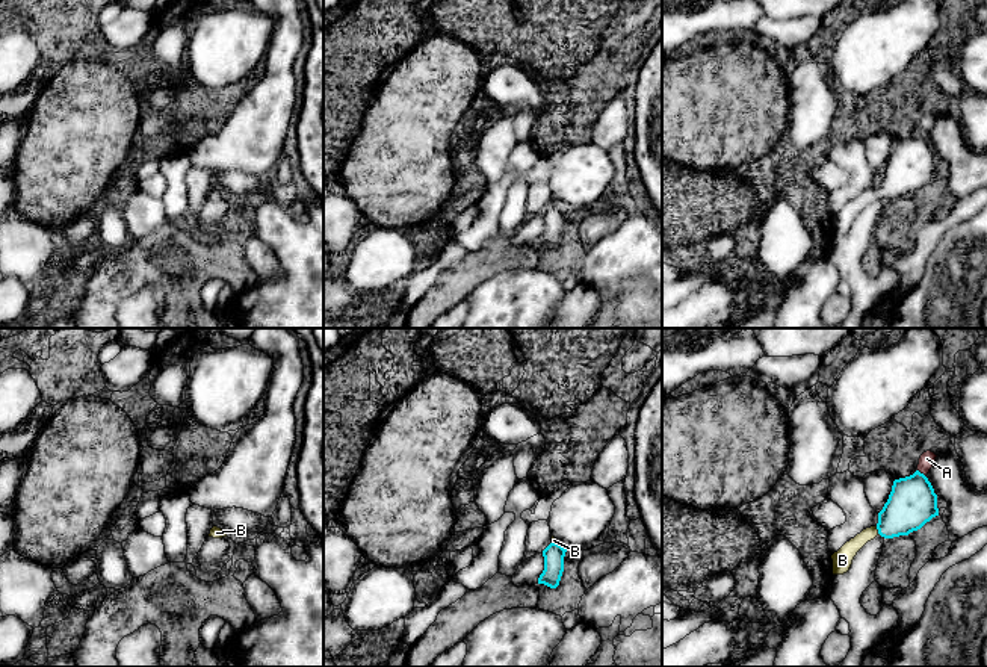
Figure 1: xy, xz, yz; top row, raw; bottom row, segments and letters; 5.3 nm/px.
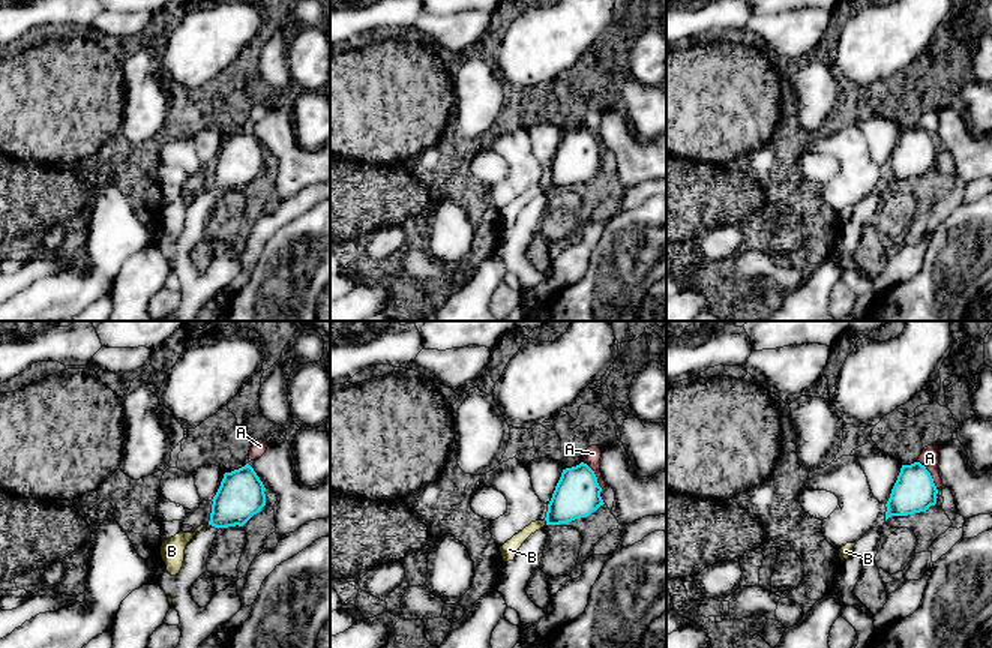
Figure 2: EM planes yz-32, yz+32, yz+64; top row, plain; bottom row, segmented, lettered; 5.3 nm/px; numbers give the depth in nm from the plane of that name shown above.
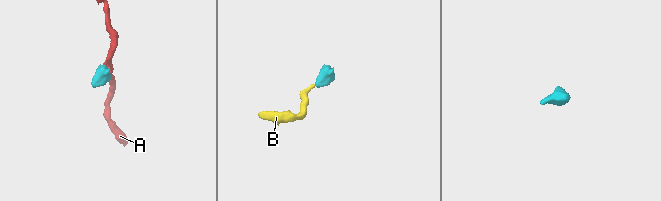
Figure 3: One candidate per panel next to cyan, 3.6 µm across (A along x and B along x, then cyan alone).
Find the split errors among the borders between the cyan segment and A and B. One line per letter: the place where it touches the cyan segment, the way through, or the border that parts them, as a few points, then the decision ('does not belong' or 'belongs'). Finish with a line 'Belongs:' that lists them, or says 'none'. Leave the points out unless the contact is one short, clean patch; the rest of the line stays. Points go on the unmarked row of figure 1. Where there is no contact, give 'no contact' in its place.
A: meets cyan in yz at (922, 135); border along yz (918, 130), (925, 138); does not belong
B: meets cyan in yz at (878, 192); runs through yz (912, 164), (887, 188), (878, 192), (866, 195), (842, 221); belongs
Belongs: B

